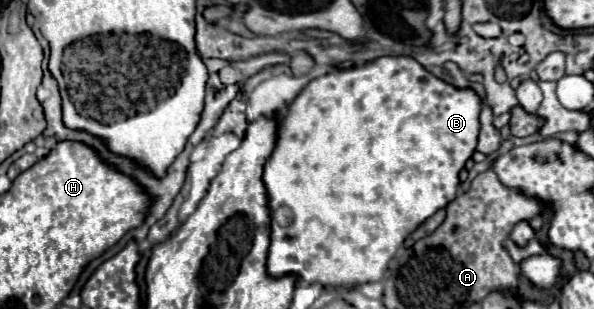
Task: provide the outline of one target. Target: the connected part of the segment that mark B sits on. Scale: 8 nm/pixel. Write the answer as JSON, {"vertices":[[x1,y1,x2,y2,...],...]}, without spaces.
{"vertices":[[380,56,372,62,366,62,362,66,354,66,348,70,334,70,320,78,314,78,286,108,286,112,280,118,280,130,276,148,266,162,264,168,264,184,270,198,270,212,272,212,272,242,268,250,268,272,272,276,284,276,284,274,296,274,298,284,308,286,314,282,320,282,324,286,354,286,364,282,382,280,382,274,396,254,398,246,410,236,424,220,428,220,432,214,436,214,440,208,446,208,458,192,458,174,464,168,466,160,472,158,476,150,476,138,480,132,478,114,482,110,480,98,472,94,472,90,456,90,454,86,446,84,444,80,430,74,422,64,418,64,410,56]]}

